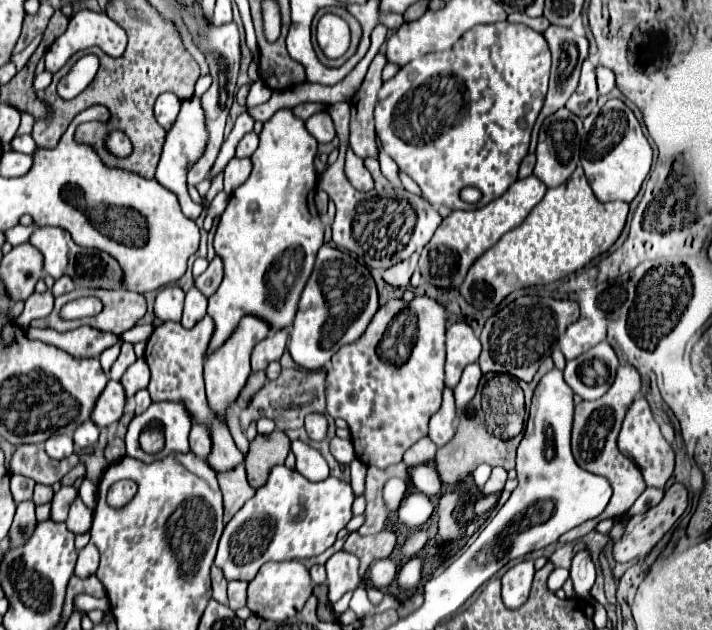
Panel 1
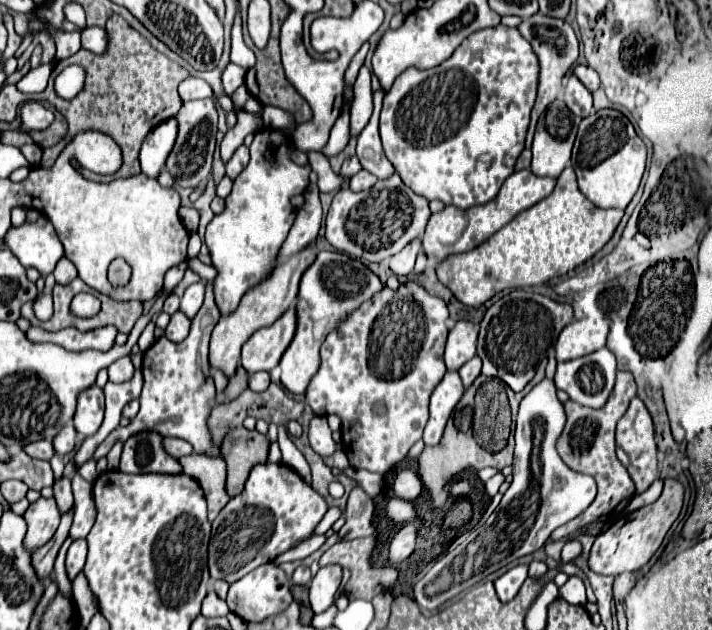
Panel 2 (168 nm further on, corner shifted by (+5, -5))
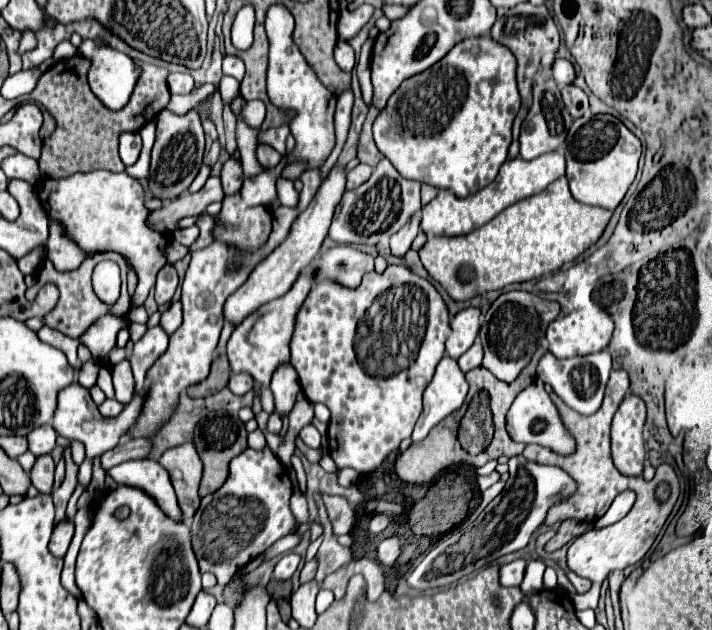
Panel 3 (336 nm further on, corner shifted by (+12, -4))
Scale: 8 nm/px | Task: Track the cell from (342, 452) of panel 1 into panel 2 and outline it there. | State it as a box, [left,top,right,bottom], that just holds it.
[309,417,337,455]

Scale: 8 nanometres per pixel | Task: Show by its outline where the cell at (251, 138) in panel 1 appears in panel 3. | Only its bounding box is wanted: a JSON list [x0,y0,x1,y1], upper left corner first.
[222,156,244,194]

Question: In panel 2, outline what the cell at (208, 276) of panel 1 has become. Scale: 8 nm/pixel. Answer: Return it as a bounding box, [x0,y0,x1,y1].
[179,281,203,319]

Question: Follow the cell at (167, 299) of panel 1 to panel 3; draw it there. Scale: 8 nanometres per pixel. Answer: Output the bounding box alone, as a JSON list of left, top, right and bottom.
[156,264,178,304]

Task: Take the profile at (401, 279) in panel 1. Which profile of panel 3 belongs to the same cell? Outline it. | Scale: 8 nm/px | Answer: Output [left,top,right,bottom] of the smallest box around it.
[390,212,420,258]

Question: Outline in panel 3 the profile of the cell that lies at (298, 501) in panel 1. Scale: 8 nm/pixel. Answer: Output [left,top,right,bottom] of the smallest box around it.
[192,448,298,586]

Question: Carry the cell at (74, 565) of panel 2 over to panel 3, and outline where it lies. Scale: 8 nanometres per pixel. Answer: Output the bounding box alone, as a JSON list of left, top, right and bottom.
[50,520,74,558]

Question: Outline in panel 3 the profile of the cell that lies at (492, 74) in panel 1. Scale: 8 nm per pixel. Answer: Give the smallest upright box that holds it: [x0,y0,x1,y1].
[372,34,520,198]

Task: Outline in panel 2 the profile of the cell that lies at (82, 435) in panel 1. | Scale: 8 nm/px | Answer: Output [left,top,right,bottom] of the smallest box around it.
[53,425,75,455]

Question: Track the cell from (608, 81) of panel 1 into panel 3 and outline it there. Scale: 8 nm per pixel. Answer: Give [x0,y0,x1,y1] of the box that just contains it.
[552,58,576,84]

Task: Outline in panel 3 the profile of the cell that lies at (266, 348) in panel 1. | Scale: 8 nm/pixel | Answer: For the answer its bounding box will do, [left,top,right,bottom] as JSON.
[228,266,314,384]

